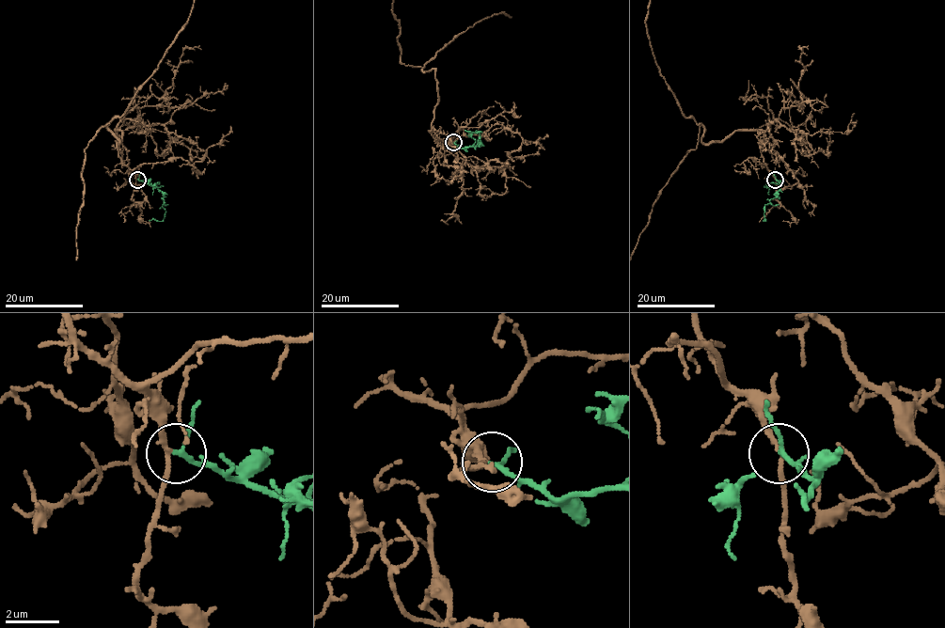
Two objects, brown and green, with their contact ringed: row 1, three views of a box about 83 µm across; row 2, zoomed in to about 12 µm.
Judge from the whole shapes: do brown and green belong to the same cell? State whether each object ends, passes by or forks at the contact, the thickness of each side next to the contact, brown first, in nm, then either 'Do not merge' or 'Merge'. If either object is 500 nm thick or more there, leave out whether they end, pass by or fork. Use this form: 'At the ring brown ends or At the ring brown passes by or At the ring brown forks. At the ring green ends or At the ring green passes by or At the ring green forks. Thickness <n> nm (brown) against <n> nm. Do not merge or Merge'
At the ring brown passes by. At the ring green passes by. Thickness 170 nm (brown) against 140 nm. Merge

